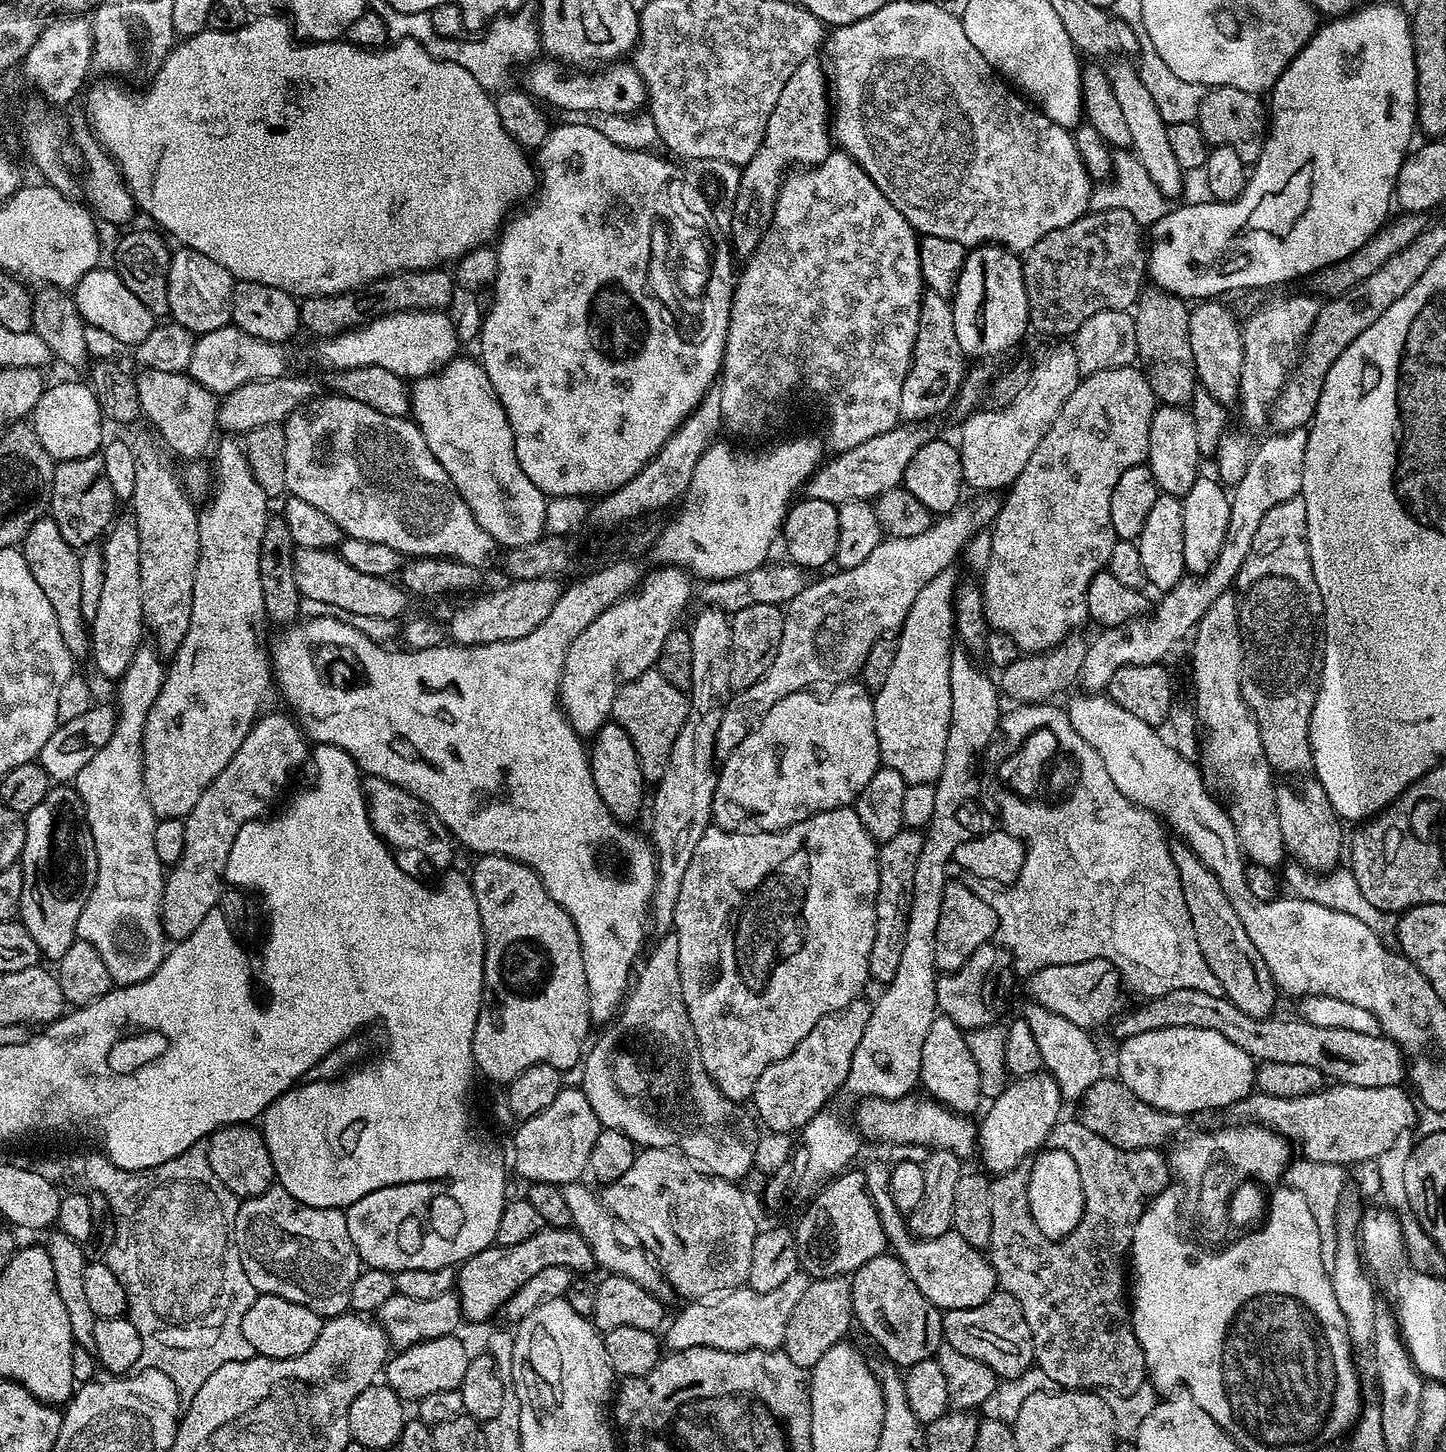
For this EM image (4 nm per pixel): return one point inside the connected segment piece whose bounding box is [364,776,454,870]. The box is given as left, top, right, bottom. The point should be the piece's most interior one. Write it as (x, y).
(406, 824)

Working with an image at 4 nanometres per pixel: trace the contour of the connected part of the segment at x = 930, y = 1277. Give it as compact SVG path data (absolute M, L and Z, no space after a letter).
M888 1191L878 1196L880 1221L882 1230L888 1239L891 1255L897 1256L906 1266L906 1274L922 1290L922 1294L935 1308L944 1312L973 1308L986 1302L997 1291L996 1271L992 1269L992 1261L981 1249L970 1246L966 1238L950 1231L938 1238L920 1240L908 1229L907 1219L894 1206Z

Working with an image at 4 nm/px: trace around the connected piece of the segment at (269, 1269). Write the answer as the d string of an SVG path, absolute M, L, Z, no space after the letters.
M273 1186L267 1188L262 1194L240 1200L240 1209L234 1218L234 1236L238 1246L238 1254L242 1258L242 1270L246 1270L246 1278L250 1278L250 1286L254 1286L257 1293L286 1298L290 1302L298 1302L300 1306L306 1306L310 1310L314 1310L314 1314L318 1314L321 1318L336 1318L349 1311L350 1286L354 1286L354 1278L358 1278L358 1274L362 1270L362 1261L354 1242L350 1242L348 1218L341 1209L315 1208L314 1206L299 1204L285 1188Z

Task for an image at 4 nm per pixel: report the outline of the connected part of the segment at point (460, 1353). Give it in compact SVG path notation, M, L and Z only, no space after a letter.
M459 1335L443 1336L399 1349L389 1359L382 1373L383 1379L405 1402L419 1402L426 1398L426 1394L459 1388L462 1378L466 1378L466 1366L470 1359L470 1351L460 1339Z

